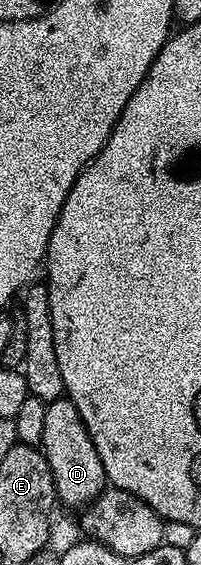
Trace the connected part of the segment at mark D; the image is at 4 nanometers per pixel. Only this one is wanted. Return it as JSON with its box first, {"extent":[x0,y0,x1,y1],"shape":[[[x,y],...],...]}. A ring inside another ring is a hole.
{"extent":[39,397,106,509],"shape":[[[66,397],[47,404],[39,446],[50,465],[59,502],[64,502],[68,507],[83,509],[105,490],[106,476],[102,457],[98,457],[98,449],[94,449],[94,441],[90,441],[90,433],[78,409]]]}

